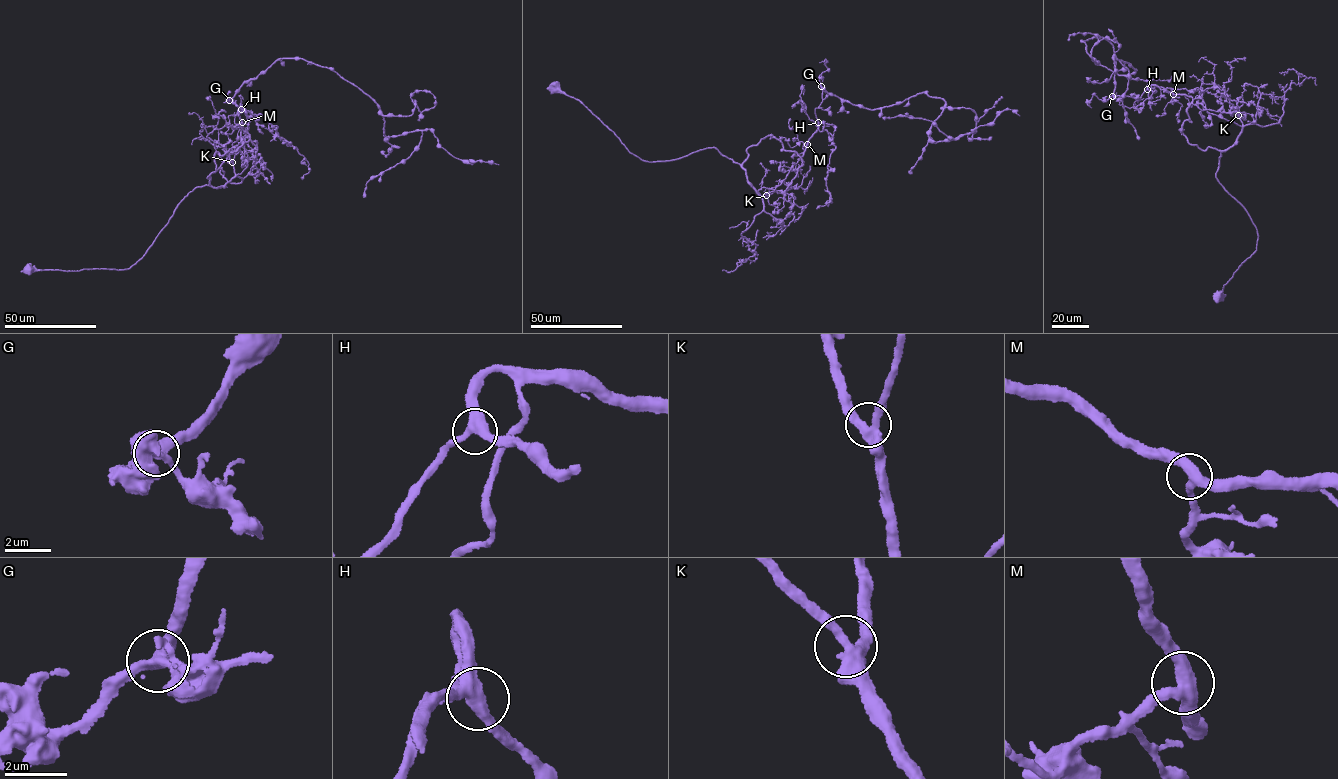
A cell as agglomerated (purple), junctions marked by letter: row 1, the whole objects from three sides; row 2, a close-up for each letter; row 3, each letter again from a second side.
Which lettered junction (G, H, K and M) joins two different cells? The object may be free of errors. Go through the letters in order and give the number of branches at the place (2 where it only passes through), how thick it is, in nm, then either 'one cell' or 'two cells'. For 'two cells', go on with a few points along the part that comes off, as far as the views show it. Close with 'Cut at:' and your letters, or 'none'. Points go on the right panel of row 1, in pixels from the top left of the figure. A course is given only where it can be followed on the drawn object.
G: 3 branches meet; 400 nm thick; two cells; foreign part runs (1112, 96), (1112, 45), (1098, 35), (1082, 40), (1090, 56), (1135, 71), (1114, 58), (1110, 79), (1091, 78)
H: 3 branches meet; 400 nm thick; one cell
K: 3 branches meet; 380 nm thick; one cell
M: 3 branches meet; 400 nm thick; one cell
Cut at: G

